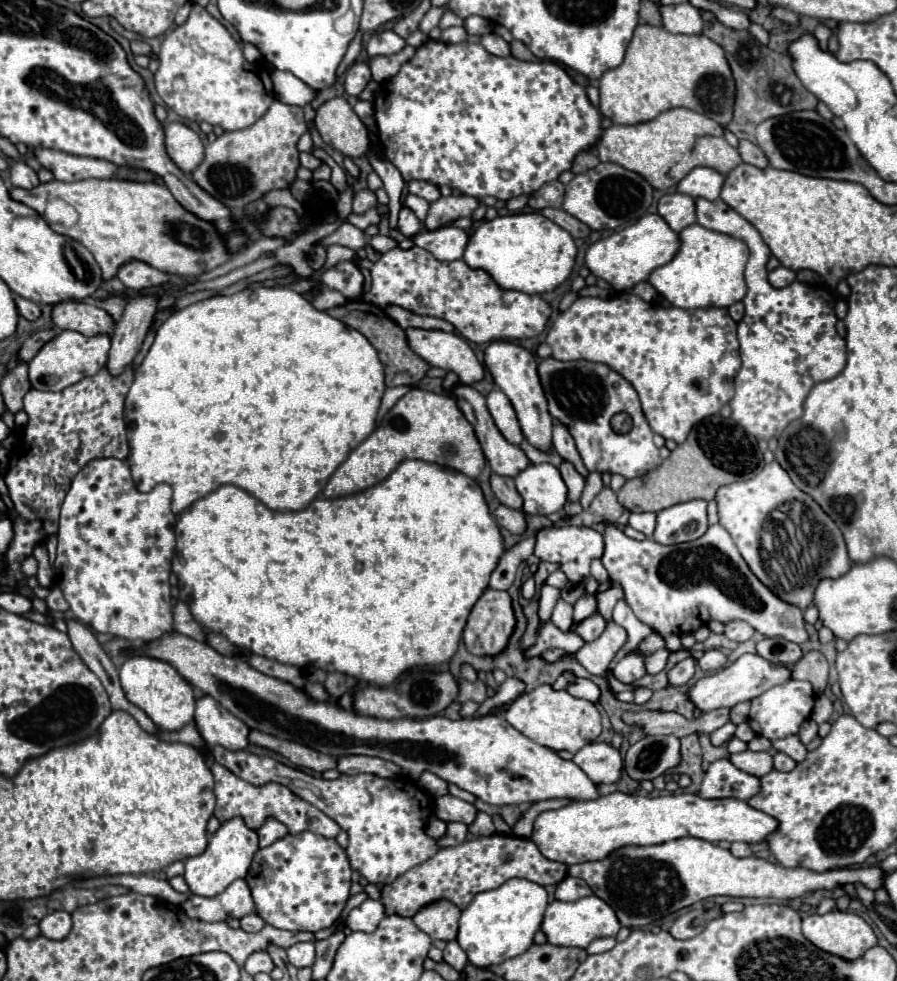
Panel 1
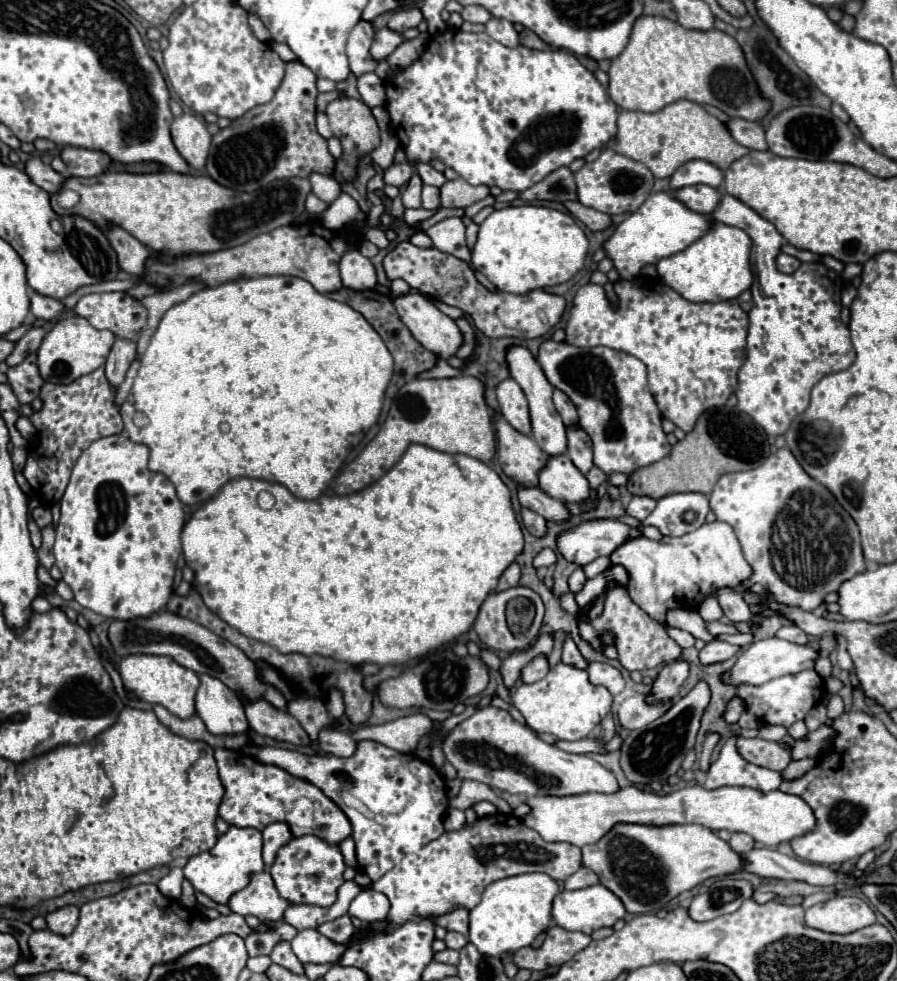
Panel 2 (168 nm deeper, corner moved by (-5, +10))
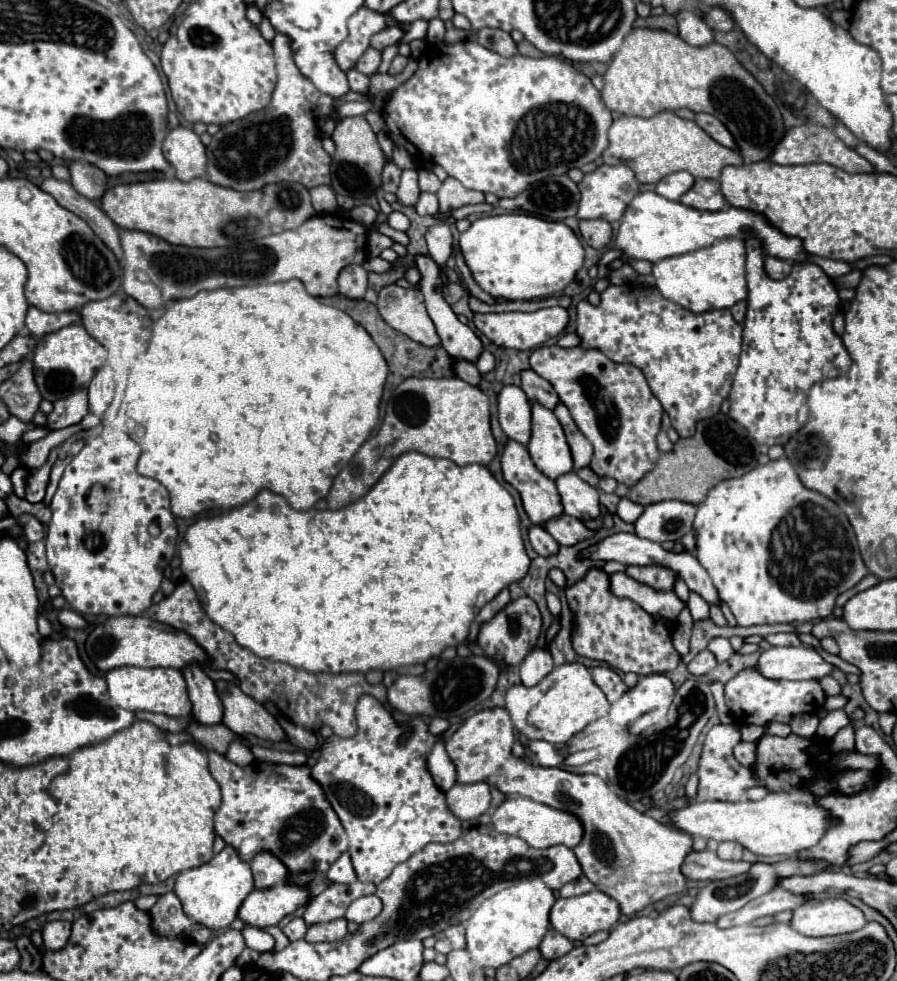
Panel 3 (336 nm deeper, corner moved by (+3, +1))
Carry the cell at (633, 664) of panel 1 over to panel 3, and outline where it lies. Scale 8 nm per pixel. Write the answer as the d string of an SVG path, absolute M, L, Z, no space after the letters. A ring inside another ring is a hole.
M591 570L575 586L567 588L569 608L575 612L573 648L579 656L601 660L615 670L635 672L637 676L663 674L677 668L681 656L671 644L671 632L665 620L647 614L639 604L627 598L617 598L609 592L609 576L601 570Z

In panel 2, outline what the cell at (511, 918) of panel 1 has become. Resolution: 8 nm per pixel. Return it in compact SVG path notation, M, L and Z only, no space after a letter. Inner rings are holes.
M525 873L495 881L483 891L481 903L469 911L469 941L483 955L509 957L521 947L529 947L533 939L551 925L551 903L559 893L559 885L547 873Z

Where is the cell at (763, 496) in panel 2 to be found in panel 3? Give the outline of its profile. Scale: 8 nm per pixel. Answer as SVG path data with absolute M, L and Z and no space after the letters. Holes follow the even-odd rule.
M787 458L757 466L741 478L719 482L697 506L693 528L697 532L695 556L709 572L719 598L731 608L739 626L827 618L835 598L869 574L843 510L823 494L805 488Z

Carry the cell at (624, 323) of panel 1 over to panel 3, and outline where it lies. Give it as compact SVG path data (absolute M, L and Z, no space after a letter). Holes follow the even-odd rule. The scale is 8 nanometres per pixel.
M609 286L601 294L601 304L591 306L587 300L577 304L577 336L581 340L581 348L601 350L613 362L627 362L637 366L653 392L653 396L661 402L663 410L673 422L673 428L681 438L689 438L695 432L695 424L703 418L711 418L719 412L721 402L729 396L733 374L739 366L741 354L741 332L743 326L733 320L731 310L709 310L703 314L693 314L671 300L665 300L655 286L647 286L649 290L641 290L645 286Z

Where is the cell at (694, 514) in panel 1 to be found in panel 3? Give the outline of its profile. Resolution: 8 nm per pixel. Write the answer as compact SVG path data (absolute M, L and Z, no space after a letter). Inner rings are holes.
M665 500L657 504L645 506L645 512L641 518L635 522L635 534L639 538L647 538L651 542L677 542L681 540L687 532L693 530L693 518L695 518L695 506L679 500Z

